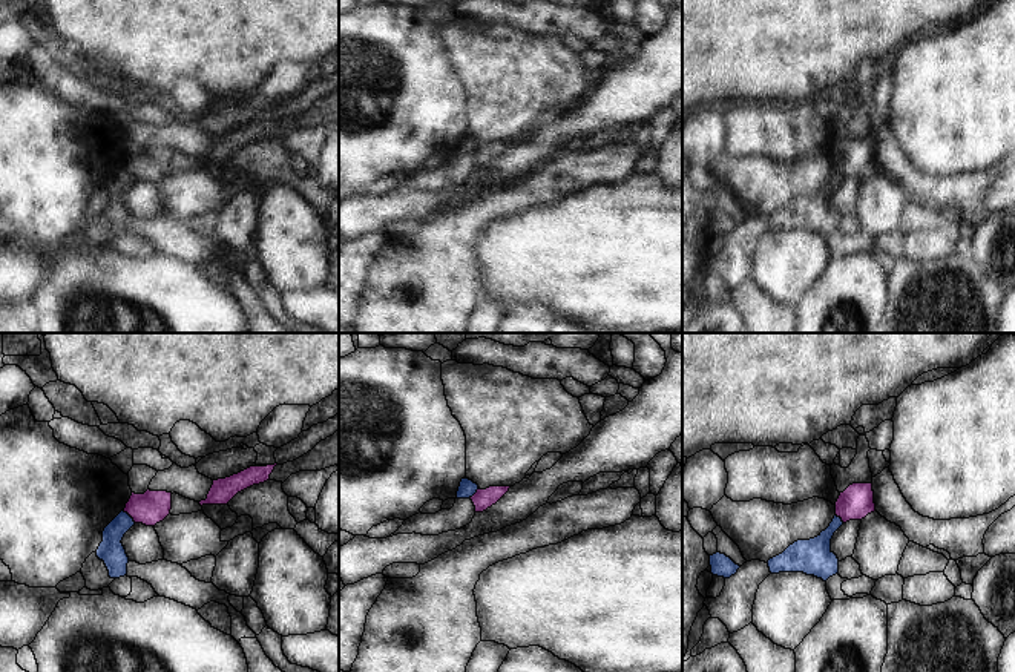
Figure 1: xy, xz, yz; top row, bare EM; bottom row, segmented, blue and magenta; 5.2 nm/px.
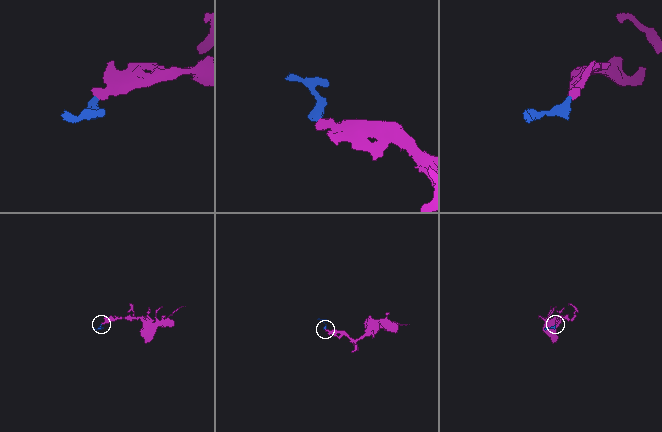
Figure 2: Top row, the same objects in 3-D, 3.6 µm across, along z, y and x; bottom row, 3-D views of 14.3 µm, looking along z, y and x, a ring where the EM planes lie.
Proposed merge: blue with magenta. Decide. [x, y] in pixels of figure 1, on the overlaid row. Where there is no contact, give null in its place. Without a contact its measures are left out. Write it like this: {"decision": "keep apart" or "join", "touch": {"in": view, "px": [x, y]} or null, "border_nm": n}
{"decision": "keep apart", "touch": {"in": "xy", "px": [129, 516]}, "border_nm": 90}

